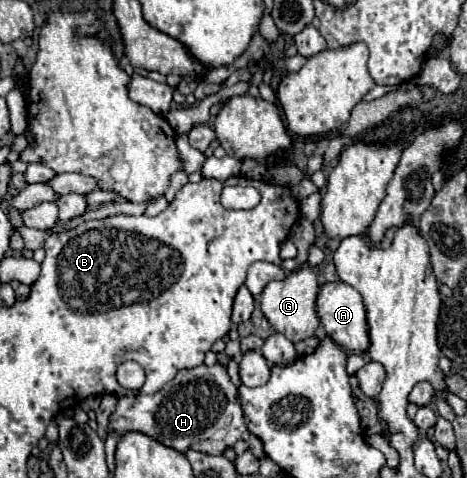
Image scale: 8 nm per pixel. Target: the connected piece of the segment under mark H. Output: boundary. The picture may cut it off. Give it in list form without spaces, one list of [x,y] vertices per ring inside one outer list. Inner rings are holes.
[[[219,363],[211,367],[199,365],[193,369],[181,369],[177,377],[155,395],[135,393],[119,397],[117,409],[109,417],[109,433],[125,435],[129,431],[145,433],[147,437],[179,453],[193,449],[195,443],[213,439],[219,431],[223,431],[225,449],[233,447],[239,439],[247,441],[251,435],[243,423],[237,387],[231,383],[227,369]]]

